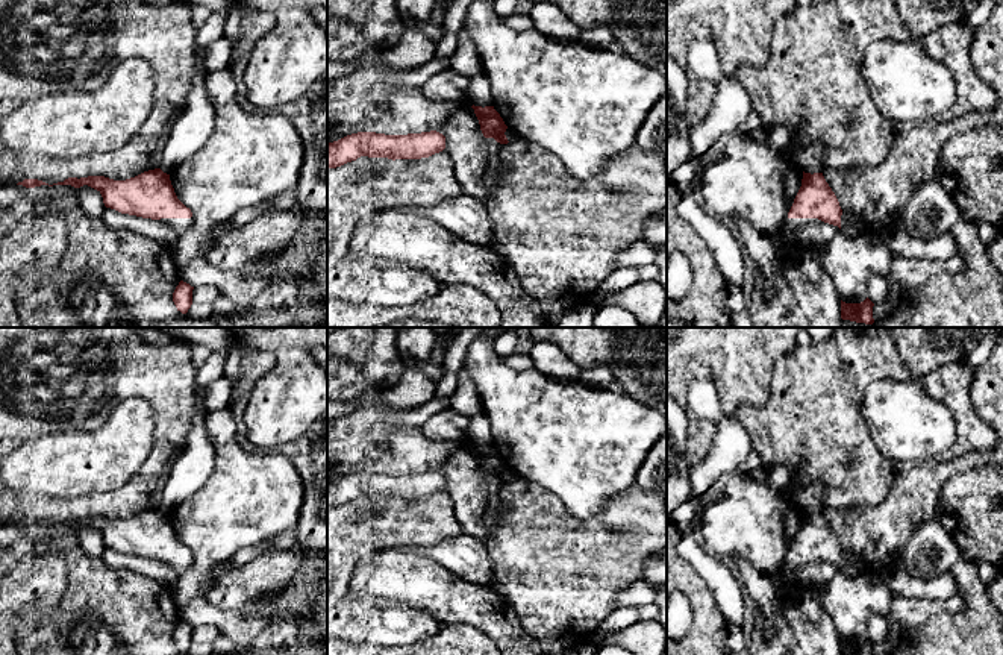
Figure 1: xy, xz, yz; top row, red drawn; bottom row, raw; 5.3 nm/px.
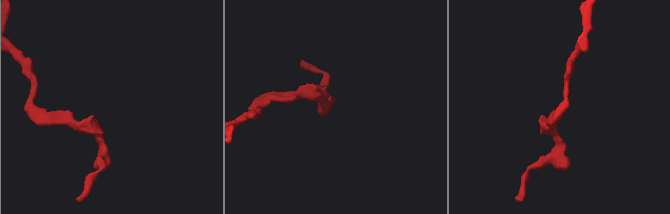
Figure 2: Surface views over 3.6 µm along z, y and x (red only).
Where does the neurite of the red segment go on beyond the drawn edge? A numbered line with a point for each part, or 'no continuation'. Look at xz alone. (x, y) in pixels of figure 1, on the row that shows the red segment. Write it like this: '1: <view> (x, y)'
no continuation

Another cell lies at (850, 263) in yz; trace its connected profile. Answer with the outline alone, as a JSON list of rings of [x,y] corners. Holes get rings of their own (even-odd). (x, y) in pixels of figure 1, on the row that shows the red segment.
[[[842,232],[836,233],[824,246],[821,264],[833,279],[838,294],[845,303],[861,303],[868,297],[871,276],[892,279],[906,291],[920,287],[930,276],[944,270],[951,274],[965,270],[965,261],[959,255],[944,262],[898,258],[873,232],[862,232],[855,238],[848,238]]]

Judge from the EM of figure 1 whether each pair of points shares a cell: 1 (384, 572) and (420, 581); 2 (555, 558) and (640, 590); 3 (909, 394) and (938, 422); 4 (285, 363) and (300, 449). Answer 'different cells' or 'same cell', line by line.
1: same cell
2: different cells
3: same cell
4: different cells

